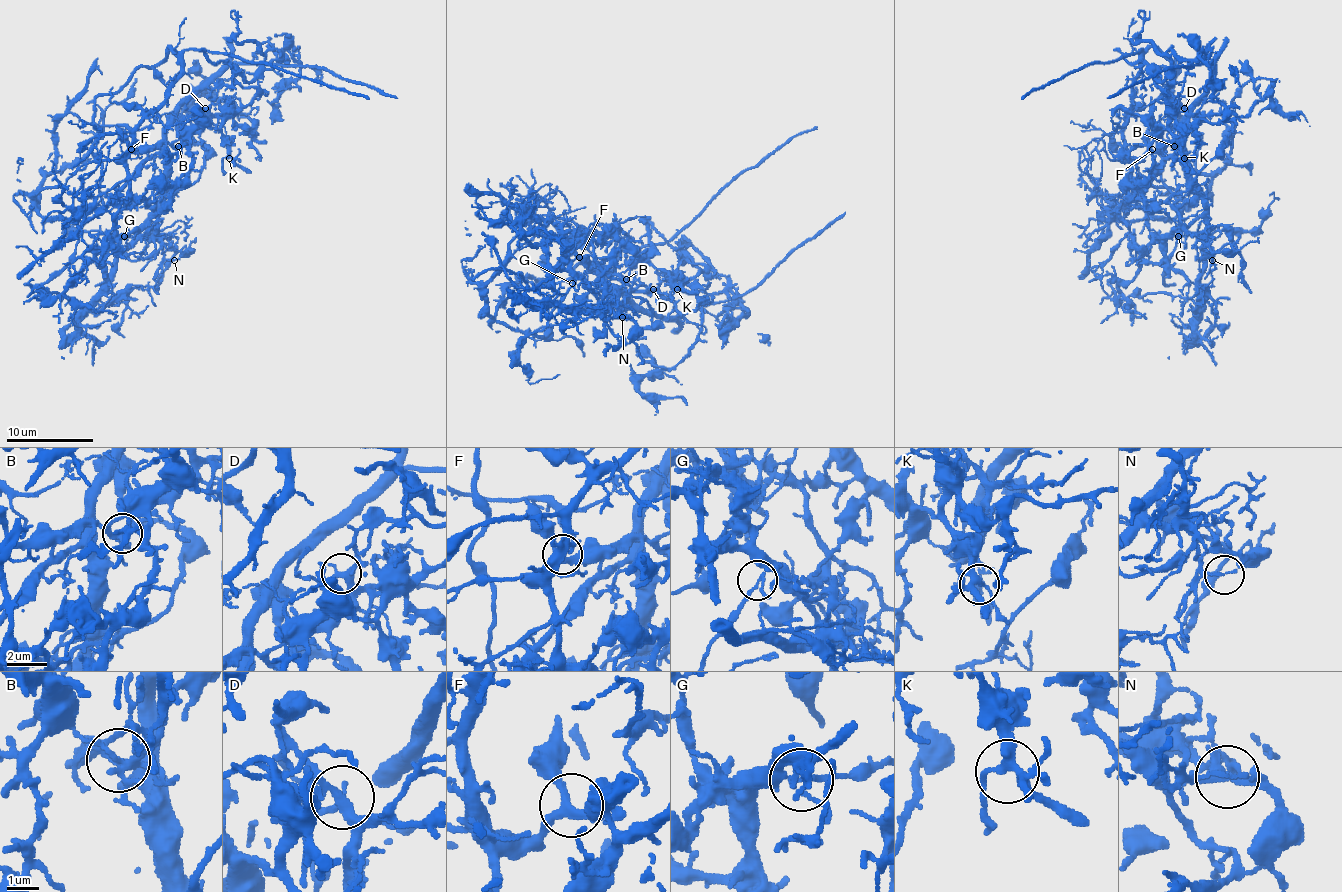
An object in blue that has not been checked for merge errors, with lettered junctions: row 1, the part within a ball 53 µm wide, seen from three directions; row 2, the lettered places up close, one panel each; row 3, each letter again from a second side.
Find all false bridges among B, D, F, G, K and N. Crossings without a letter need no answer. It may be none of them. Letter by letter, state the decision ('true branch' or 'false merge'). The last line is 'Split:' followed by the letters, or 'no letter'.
B: false merge
D: true branch
F: true branch
G: false merge
K: true branch
N: false merge
Split: B, G, N

